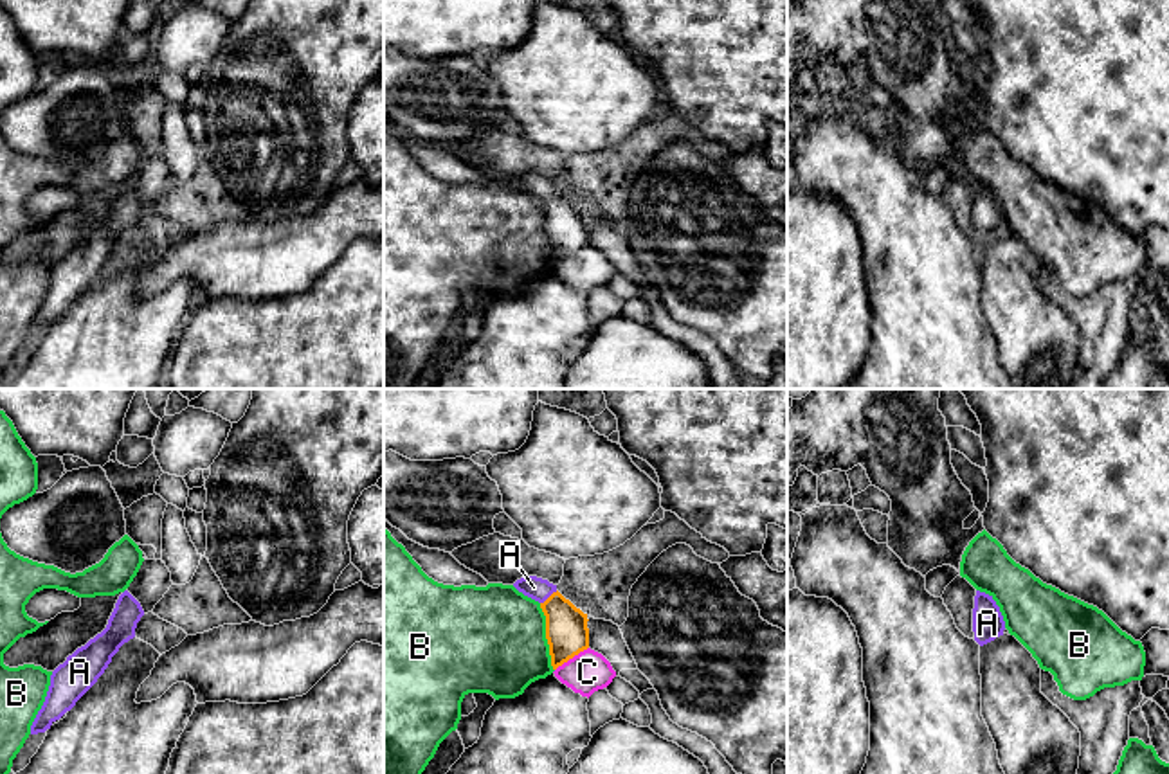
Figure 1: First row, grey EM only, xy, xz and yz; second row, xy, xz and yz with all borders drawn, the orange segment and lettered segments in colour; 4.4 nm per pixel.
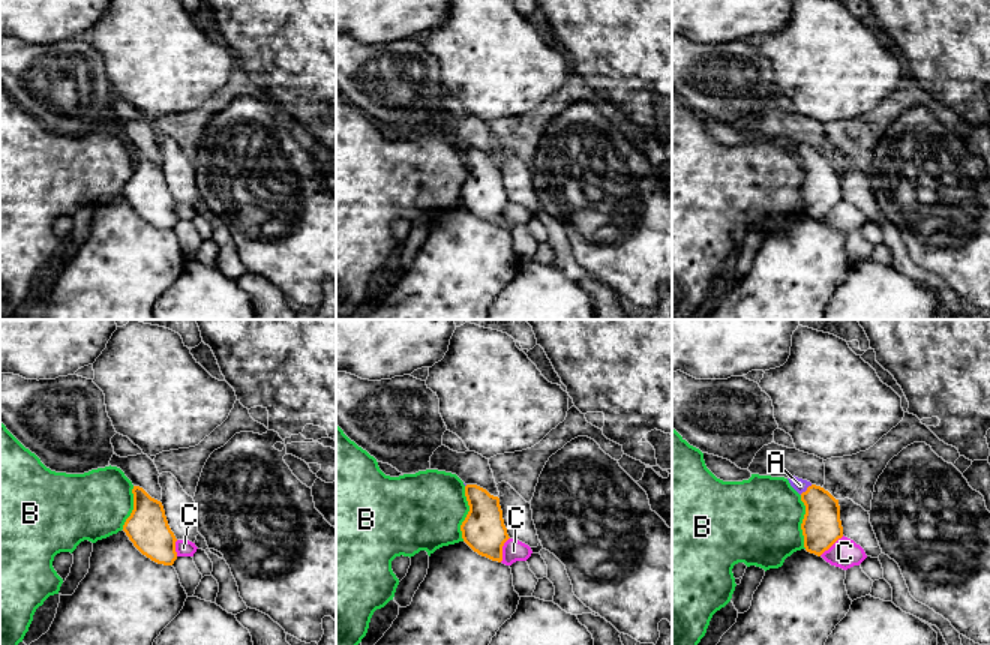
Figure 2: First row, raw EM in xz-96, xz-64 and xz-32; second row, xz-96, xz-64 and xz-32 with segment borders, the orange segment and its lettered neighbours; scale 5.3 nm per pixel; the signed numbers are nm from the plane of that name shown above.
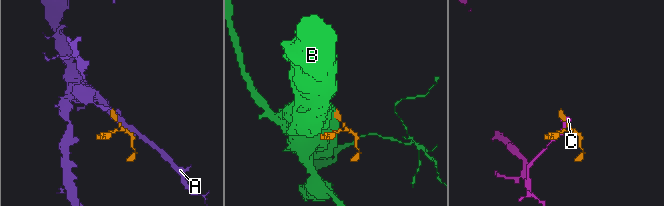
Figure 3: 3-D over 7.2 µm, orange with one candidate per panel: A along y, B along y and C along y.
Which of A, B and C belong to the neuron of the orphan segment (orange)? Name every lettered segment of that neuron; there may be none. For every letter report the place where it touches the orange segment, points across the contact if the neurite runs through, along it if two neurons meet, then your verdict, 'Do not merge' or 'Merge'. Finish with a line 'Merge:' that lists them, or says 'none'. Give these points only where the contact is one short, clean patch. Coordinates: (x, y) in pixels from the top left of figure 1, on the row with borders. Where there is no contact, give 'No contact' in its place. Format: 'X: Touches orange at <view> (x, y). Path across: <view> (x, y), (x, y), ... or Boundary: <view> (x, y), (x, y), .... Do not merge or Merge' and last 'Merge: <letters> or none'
A: Touches orange at xz (550, 596). Path across: xz (566, 627), (550, 596), (534, 587). Merge
B: Touches orange at xz (546, 638). Boundary: xz (539, 603), (544, 614), (544, 638), (553, 670). Do not merge
C: Touches orange at xz (571, 657). Do not merge
Merge: A

